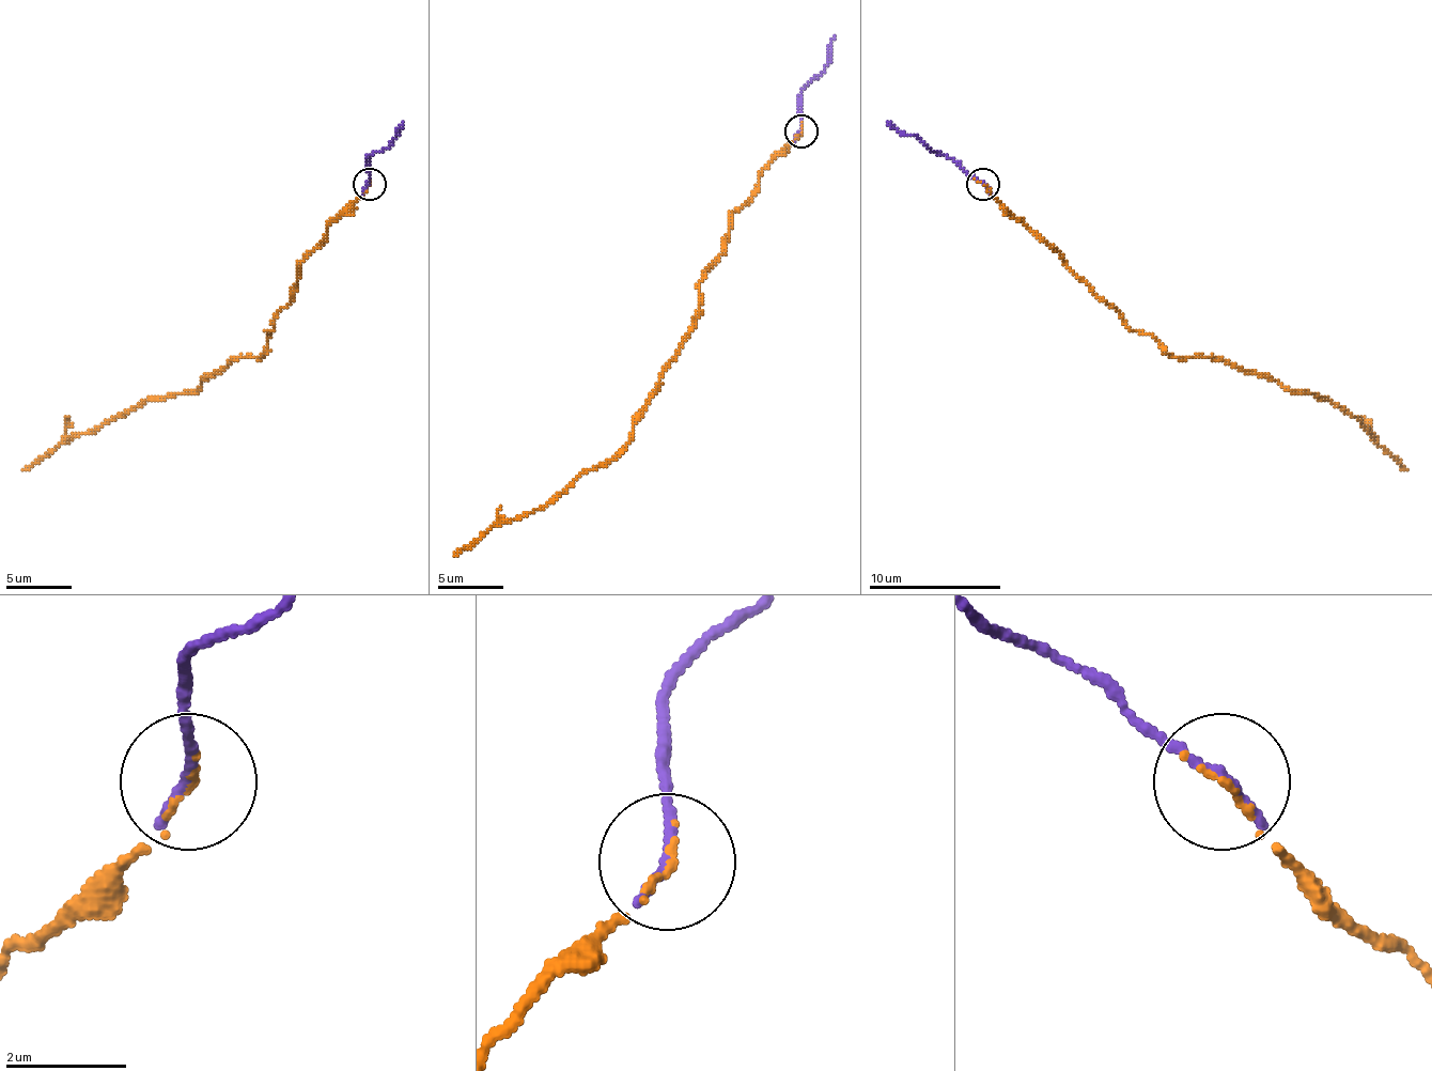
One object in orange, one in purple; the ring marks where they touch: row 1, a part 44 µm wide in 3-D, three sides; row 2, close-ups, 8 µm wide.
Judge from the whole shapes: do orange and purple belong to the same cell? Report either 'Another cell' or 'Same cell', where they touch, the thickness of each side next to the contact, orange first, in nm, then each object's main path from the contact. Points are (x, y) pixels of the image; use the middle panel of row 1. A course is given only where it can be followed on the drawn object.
Same cell. Place: (800, 130). Thickness 90 nm (orange) against 200 nm. Course of orange: (802, 132), (732, 215), (726, 251), (702, 281), (693, 330), (633, 436), (543, 506), (497, 520), (454, 556). Course of purple: (802, 132), (802, 92), (825, 68), (835, 35)

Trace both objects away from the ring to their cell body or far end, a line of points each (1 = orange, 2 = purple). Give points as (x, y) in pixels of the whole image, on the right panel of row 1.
1: (983, 185), (1133, 330), (1142, 330), (1182, 357), (1212, 357), (1331, 400), (1407, 469)
2: (983, 185), (944, 155), (887, 122)

